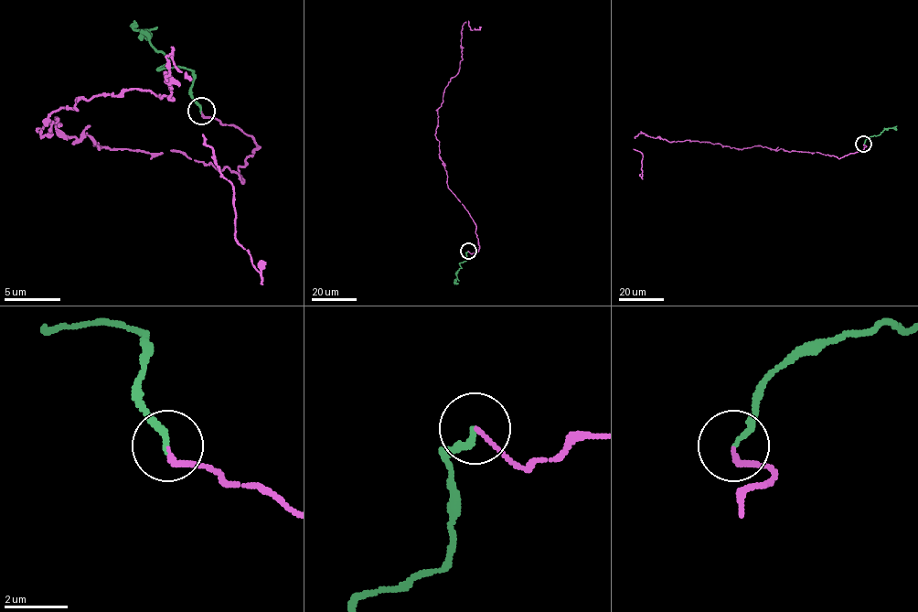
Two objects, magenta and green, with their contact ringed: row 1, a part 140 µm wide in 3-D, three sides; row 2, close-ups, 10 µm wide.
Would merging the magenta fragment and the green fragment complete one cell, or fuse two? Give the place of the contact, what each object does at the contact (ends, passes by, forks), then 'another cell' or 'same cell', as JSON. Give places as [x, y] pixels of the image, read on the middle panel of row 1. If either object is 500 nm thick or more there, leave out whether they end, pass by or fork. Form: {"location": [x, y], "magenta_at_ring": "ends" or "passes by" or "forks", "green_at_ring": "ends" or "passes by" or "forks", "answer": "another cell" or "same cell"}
{"location": [468, 251], "magenta_at_ring": "ends", "green_at_ring": "ends", "answer": "same cell"}

